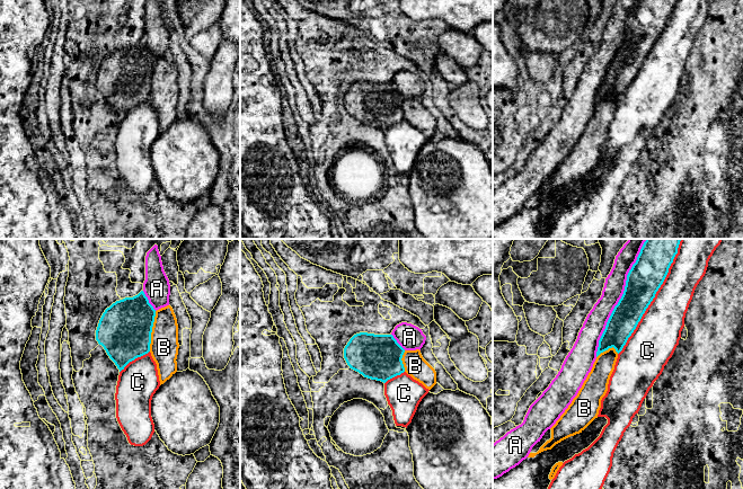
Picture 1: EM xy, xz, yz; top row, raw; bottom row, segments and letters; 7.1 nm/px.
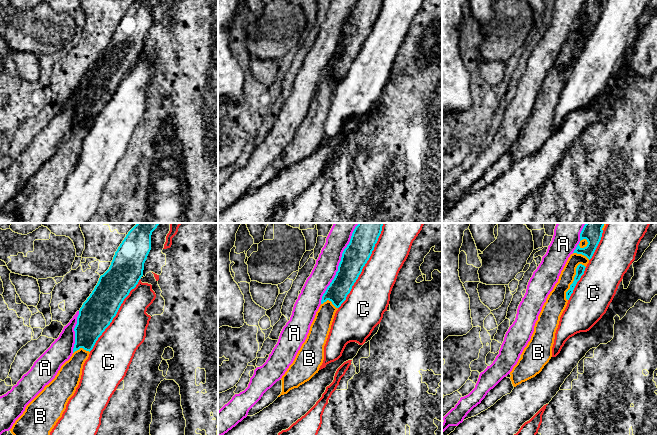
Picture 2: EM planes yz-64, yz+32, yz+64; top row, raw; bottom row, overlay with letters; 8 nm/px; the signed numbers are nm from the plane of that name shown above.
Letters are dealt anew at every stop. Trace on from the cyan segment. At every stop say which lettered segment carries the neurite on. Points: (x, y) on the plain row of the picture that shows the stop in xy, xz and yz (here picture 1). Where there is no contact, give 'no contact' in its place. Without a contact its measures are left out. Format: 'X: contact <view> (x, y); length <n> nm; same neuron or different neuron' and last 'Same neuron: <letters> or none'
A: contact yz (617, 52); length 800 nm; different neuron
B: contact xy (151, 79); length 300 nm; different neuron
C: contact yz (649, 51); length 850 nm; different neuron
Same neuron: none

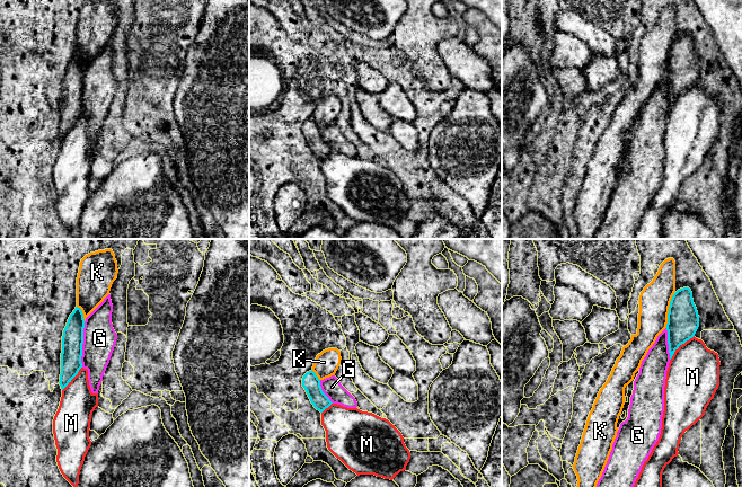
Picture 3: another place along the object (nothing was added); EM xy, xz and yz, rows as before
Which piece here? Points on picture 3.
G: contact xy (82, 90); length 320 nm; different neuron
K: contact yz (669, 58); length 260 nm; different neuron
M: contact yz (679, 93); length 260 nm; different neuron
Same neuron: none

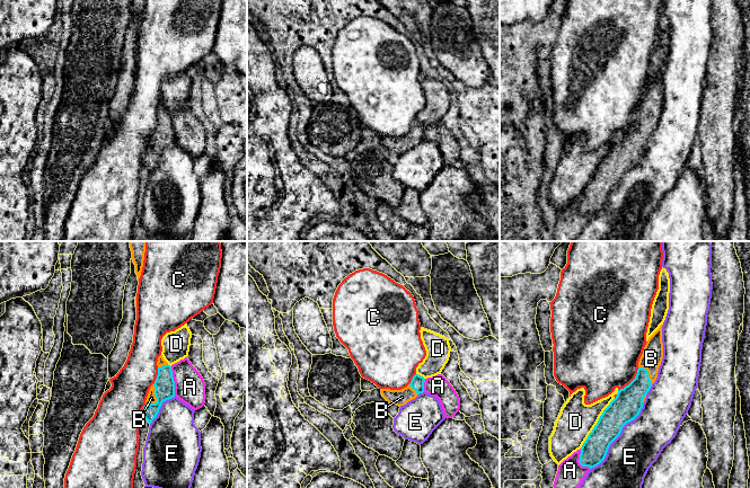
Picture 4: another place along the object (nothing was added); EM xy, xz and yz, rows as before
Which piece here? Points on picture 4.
A: contact xy (174, 129); length 220 nm; different neuron
B: contact xy (156, 144); length 170 nm; same neuron
C: contact yz (632, 129); length 220 nm; different neuron
D: contact yz (597, 170); length 440 nm; different neuron
E: contact yz (617, 184); length 600 nm; different neuron
Same neuron: B

